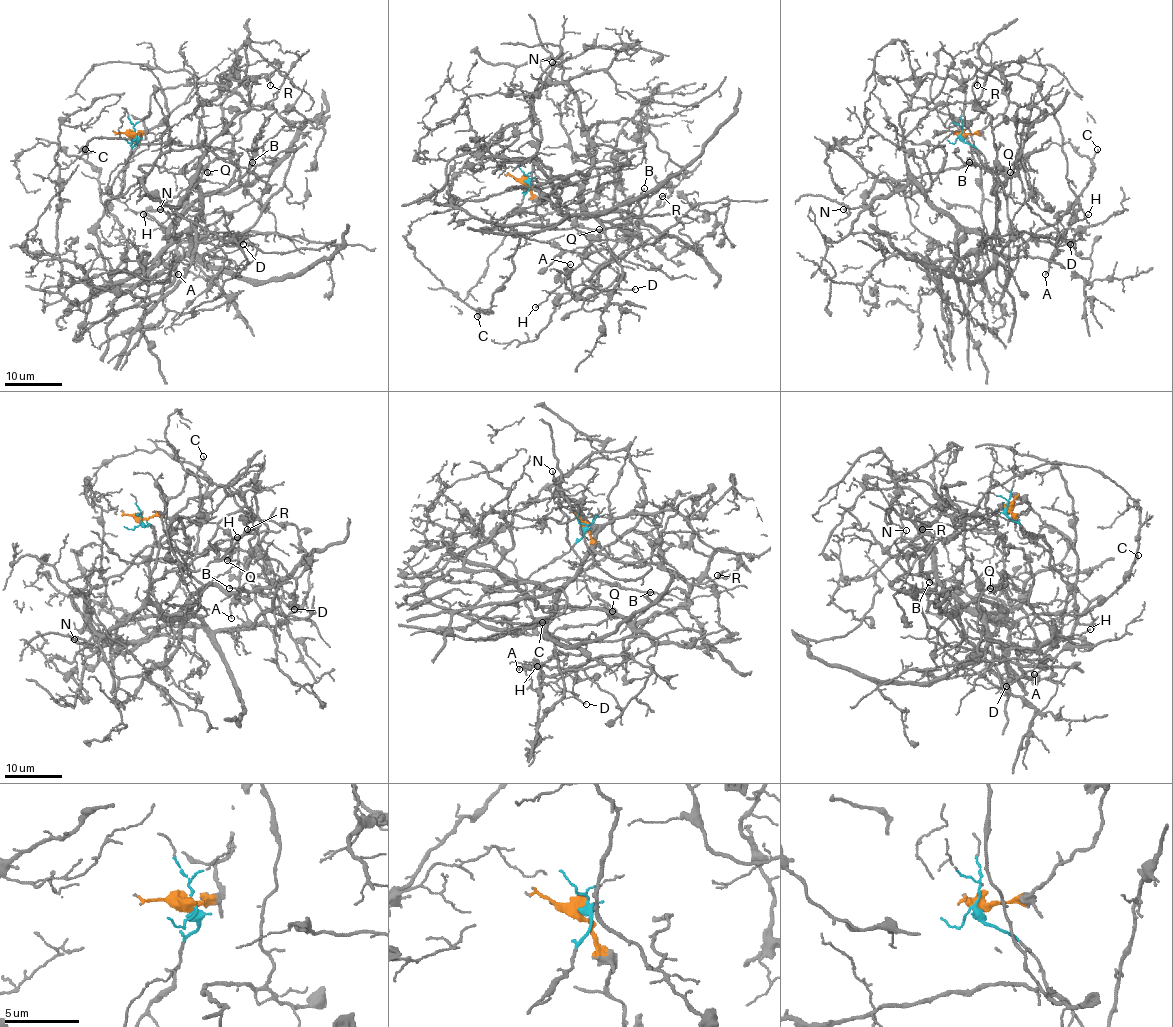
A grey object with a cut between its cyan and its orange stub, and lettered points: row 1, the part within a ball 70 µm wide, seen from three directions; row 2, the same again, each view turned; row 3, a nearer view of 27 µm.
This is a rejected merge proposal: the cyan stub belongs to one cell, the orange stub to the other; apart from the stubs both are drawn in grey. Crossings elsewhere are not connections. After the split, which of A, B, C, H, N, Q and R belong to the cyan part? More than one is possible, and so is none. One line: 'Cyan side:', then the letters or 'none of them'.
Cyan side: C, N

